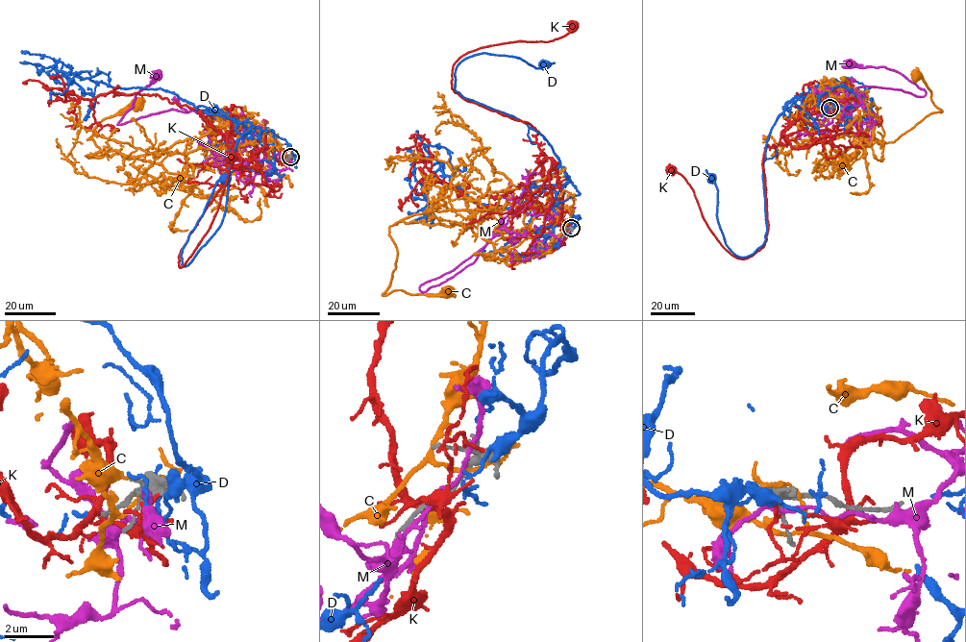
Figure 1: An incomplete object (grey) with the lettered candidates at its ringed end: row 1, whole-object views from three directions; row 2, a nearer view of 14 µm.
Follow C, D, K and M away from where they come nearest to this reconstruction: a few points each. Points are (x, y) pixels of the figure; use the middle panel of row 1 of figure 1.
C: (569, 230), (573, 209), (558, 202), (427, 209), (395, 223), (389, 235), (397, 254), (383, 295), (446, 292)
D: (571, 228), (580, 217), (559, 222), (567, 178), (543, 136), (455, 88), (476, 54), (544, 65)
K: (571, 228), (562, 234), (562, 192), (537, 132), (451, 87), (461, 56), (508, 42), (547, 42), (572, 27)
M: (569, 228), (543, 256), (535, 251), (532, 235), (512, 231), (493, 235), (420, 290), (474, 261), (499, 229)

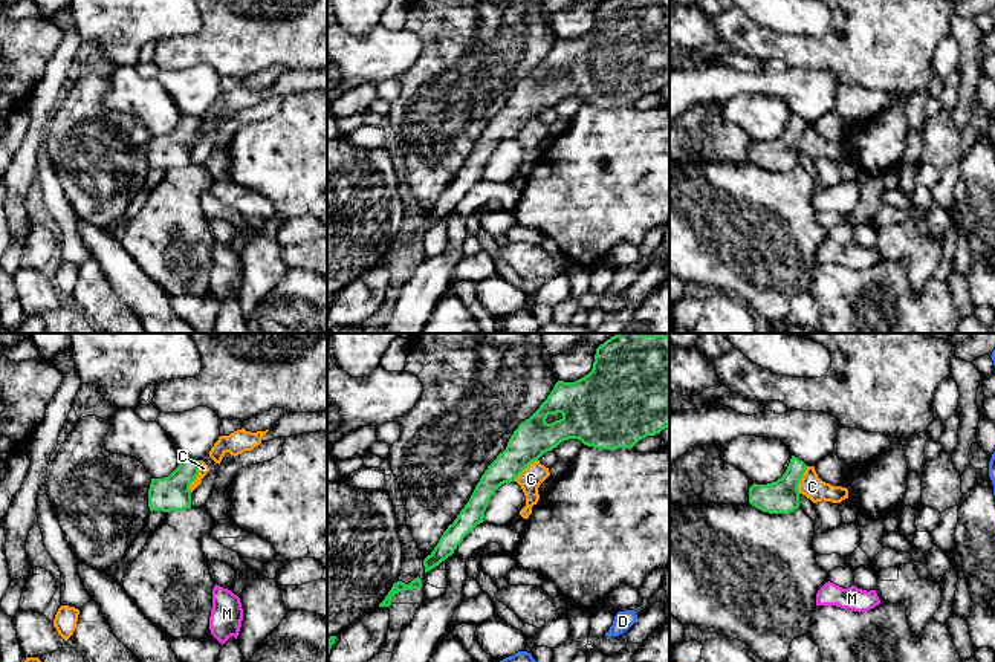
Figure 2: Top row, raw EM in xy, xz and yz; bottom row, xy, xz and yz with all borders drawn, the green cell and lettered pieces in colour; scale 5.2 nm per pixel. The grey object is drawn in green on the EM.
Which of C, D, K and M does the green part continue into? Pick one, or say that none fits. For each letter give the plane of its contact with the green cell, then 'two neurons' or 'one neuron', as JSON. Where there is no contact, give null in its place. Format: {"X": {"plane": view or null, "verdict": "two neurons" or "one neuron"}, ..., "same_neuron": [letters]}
{"C": {"plane": "xy", "verdict": "two neurons"}, "D": {"plane": null, "verdict": "two neurons"}, "K": {"plane": null, "verdict": "one neuron"}, "M": {"plane": null, "verdict": "two neurons"}, "same_neuron": ["K"]}

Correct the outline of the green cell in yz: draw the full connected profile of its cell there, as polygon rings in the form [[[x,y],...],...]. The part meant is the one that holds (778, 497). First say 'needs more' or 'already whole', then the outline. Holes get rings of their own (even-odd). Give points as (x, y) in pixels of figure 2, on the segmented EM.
already whole | [[[792,456],[790,463],[781,479],[767,485],[754,483],[749,488],[749,503],[769,514],[789,514],[799,508],[798,485],[807,465]]]

